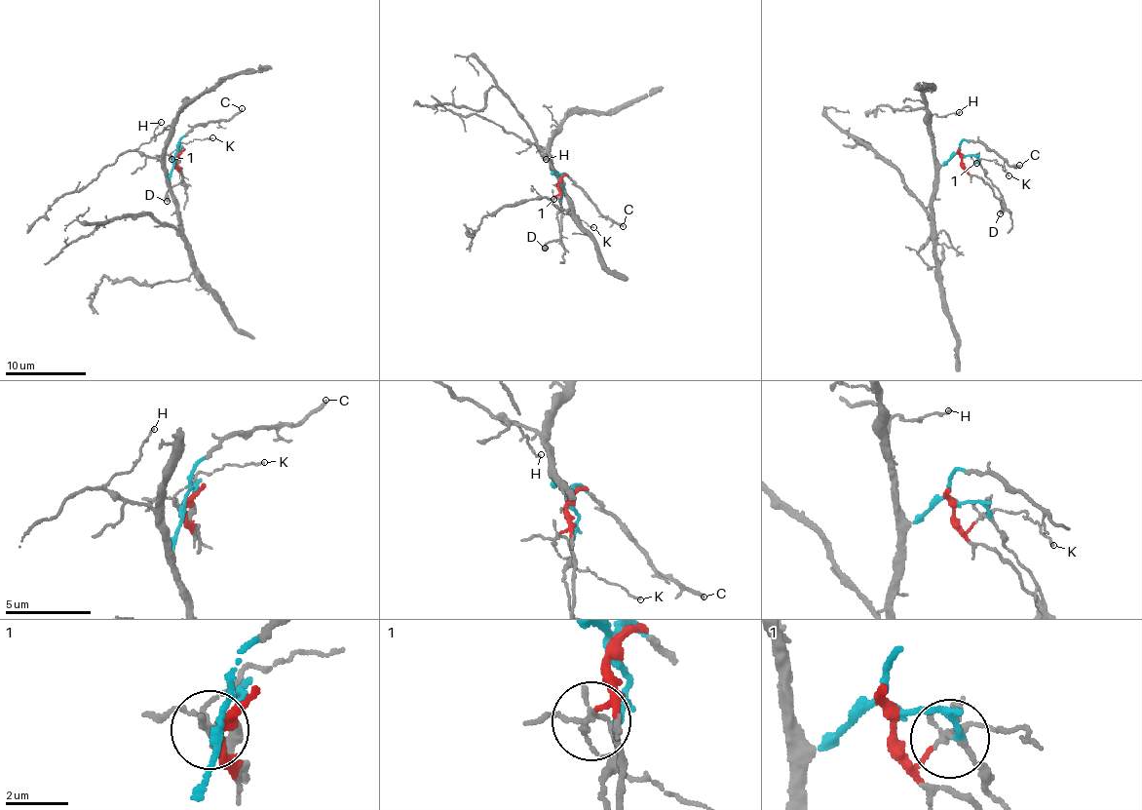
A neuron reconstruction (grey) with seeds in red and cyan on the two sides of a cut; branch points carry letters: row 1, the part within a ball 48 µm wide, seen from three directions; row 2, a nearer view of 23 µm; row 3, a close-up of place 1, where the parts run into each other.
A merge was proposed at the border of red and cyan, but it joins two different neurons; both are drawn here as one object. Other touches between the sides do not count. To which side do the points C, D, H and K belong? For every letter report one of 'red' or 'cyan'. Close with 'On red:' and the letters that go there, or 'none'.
C: cyan
D: red
H: cyan
K: red
On red: D, K

